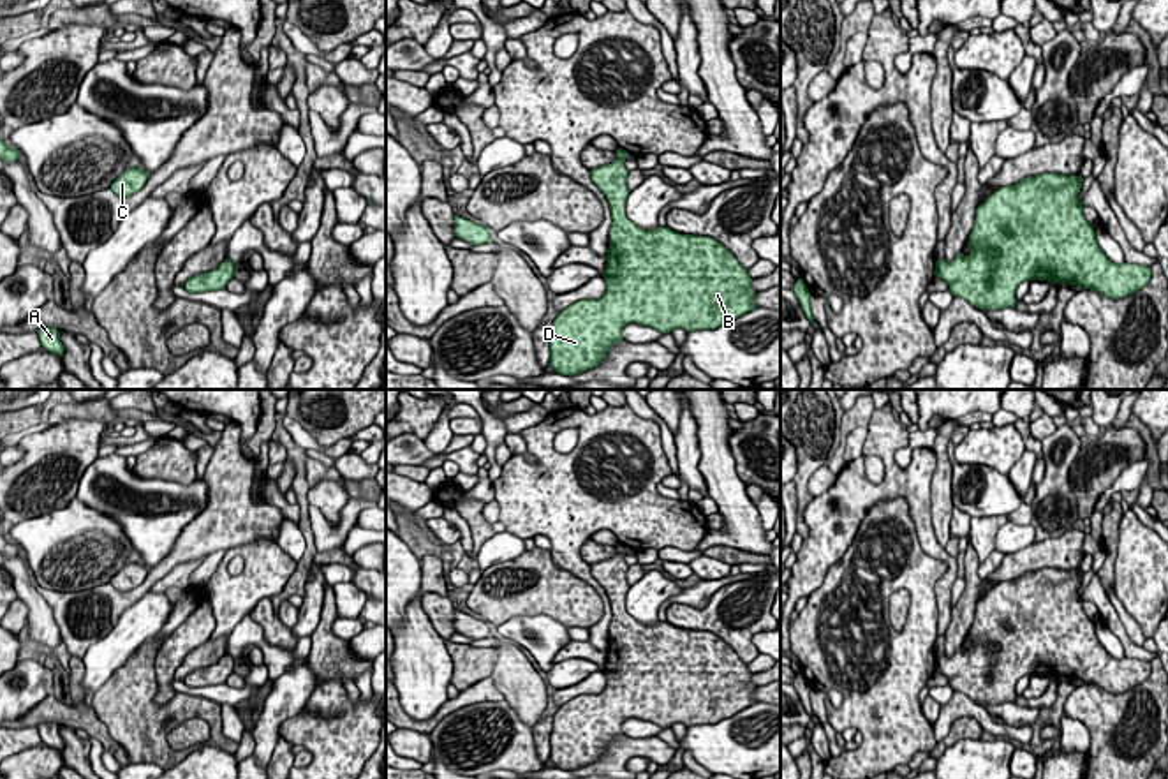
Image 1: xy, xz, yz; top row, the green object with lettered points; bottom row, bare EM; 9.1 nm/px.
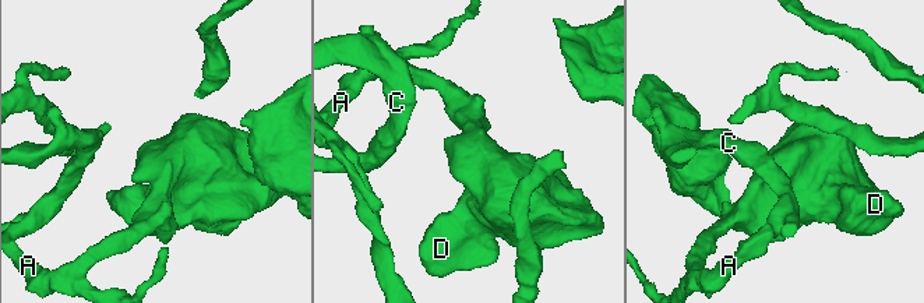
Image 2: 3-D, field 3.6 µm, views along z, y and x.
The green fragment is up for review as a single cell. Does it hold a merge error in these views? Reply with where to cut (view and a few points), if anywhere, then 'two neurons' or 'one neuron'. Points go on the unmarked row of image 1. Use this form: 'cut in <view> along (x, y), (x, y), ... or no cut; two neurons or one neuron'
no cut; one neuron

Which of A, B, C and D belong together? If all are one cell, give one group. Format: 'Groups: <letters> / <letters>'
Groups: A B C D

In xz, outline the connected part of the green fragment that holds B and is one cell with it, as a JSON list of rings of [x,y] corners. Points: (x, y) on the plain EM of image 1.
[[[627,546],[615,548],[615,557],[590,566],[613,615],[602,668],[606,687],[574,696],[553,716],[550,760],[562,770],[597,761],[629,717],[689,728],[715,724],[758,703],[747,663],[722,638],[661,620],[643,626],[627,613]]]

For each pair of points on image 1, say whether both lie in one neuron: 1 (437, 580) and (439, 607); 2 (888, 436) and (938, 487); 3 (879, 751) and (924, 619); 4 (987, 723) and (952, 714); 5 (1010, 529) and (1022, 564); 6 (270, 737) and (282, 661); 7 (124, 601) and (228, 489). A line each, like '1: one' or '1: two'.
1: two
2: two
3: one
4: one
5: two
6: two
7: one

